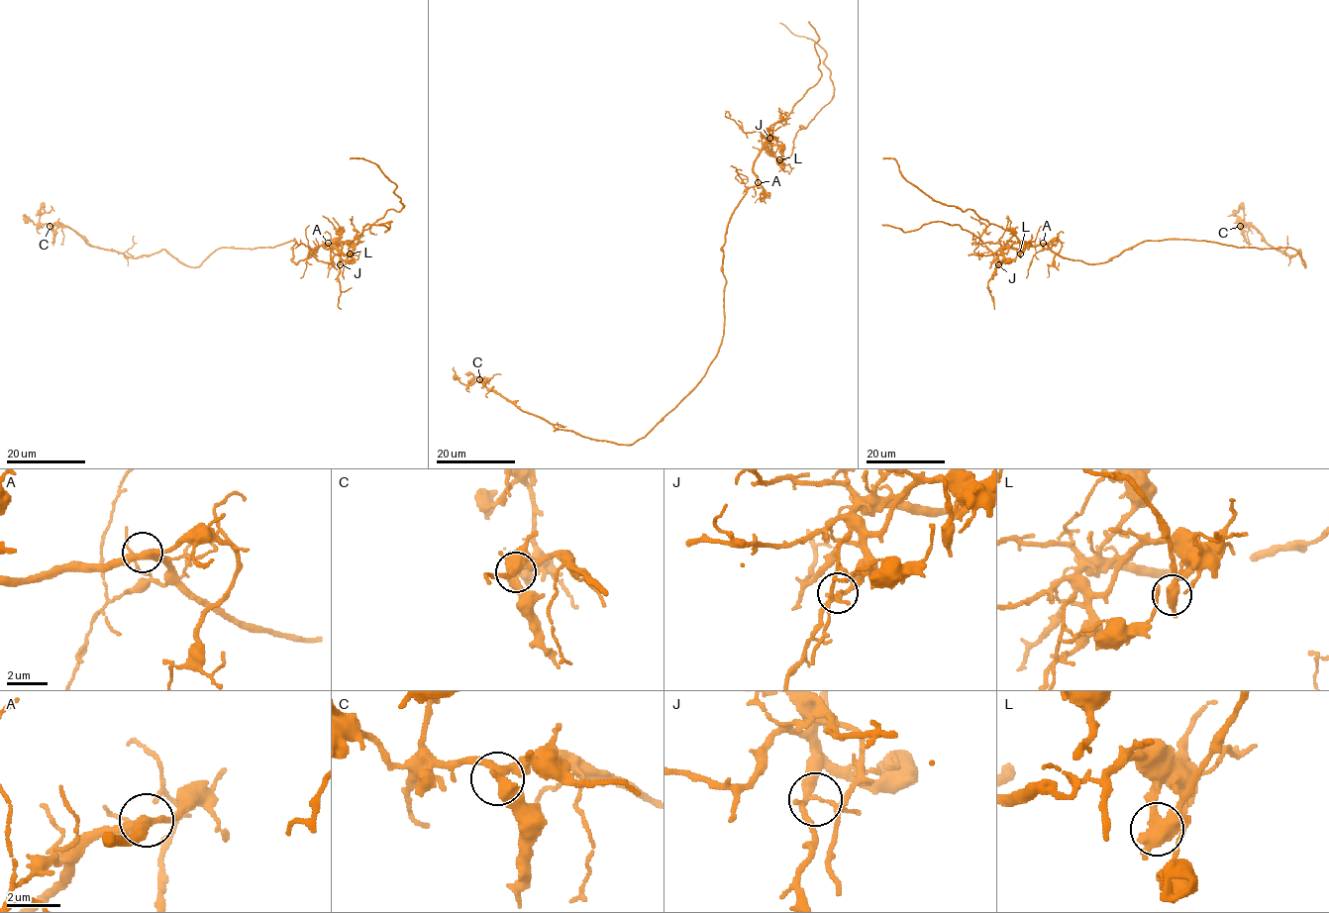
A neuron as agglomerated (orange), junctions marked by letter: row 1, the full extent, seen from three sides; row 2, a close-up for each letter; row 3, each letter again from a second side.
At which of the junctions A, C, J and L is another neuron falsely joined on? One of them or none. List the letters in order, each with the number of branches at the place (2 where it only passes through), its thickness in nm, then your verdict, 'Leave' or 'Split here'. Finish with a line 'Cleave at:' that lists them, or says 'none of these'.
A: Branches: 3. Thickness 340 nm. Leave
C: Branches: 3. Thickness 360 nm. Leave
J: Branches: 3. Thickness 190 nm. Leave
L: Branches: 3. Thickness 440 nm. Split here
Cleave at: L

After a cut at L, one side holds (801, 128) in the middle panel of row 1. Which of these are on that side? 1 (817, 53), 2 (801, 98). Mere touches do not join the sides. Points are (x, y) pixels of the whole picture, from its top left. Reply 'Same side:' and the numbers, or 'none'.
Same side: none

